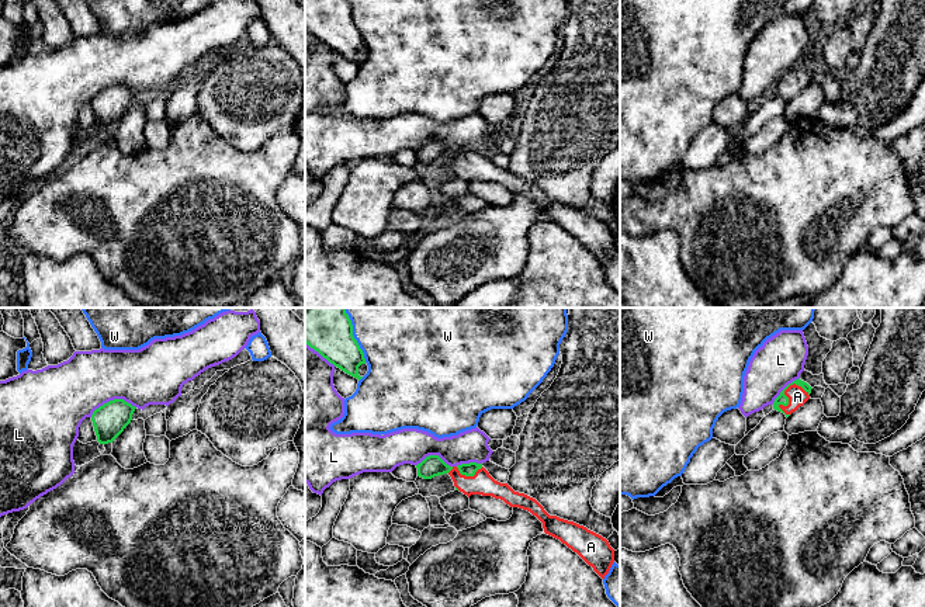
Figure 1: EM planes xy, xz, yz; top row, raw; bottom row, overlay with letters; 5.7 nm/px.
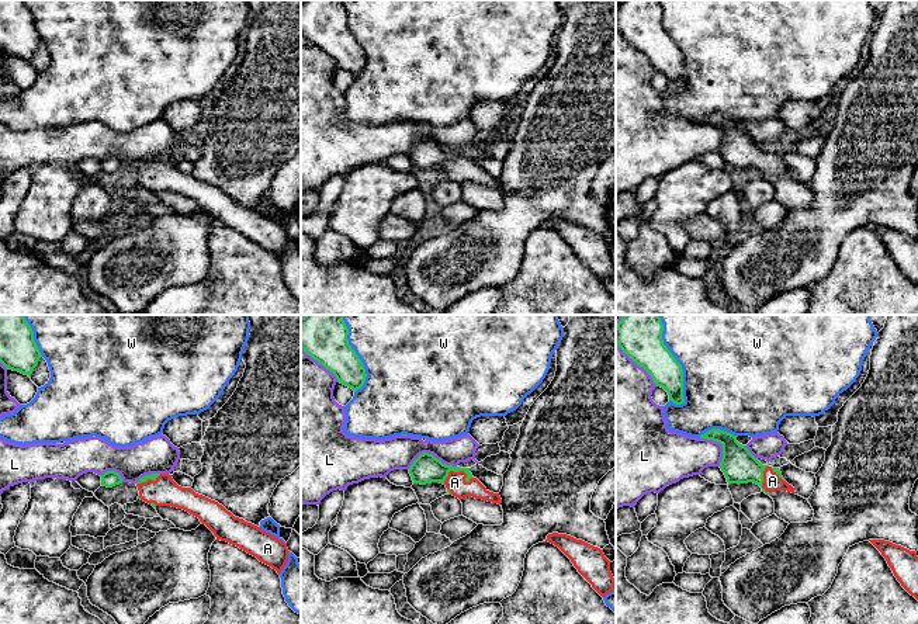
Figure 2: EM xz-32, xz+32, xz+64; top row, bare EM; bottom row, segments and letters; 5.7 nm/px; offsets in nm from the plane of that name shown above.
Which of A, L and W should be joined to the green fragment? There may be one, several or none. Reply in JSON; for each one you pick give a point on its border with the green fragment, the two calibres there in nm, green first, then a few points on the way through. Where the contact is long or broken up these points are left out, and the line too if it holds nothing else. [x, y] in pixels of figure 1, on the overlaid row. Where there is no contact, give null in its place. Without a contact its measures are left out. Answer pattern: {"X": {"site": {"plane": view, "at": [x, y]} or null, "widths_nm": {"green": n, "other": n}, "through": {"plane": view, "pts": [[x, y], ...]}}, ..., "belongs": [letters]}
{"A": {"site": {"plane": "yz", "at": [785, 389]}, "widths_nm": {"green": 60, "other": 110}}, "belongs": ["A"]}

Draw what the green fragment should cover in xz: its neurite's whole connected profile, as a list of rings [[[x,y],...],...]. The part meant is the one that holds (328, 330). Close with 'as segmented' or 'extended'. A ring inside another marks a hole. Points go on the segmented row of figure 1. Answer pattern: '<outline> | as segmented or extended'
[[[305,308],[305,343],[330,364],[357,378],[358,367],[366,364],[364,353],[353,336],[353,325],[346,308]]] | as segmented

